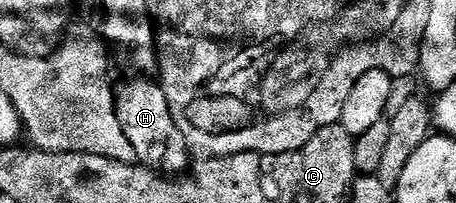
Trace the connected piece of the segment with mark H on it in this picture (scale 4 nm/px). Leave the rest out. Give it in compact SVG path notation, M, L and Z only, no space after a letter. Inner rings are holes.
M148 77L132 78L136 79L122 84L121 87L119 84L116 91L116 112L122 125L122 133L126 133L130 145L134 145L136 163L165 177L183 176L189 170L190 148L180 130L174 125L172 110L166 101L163 87L159 82L152 80L151 83L148 80L151 78Z

